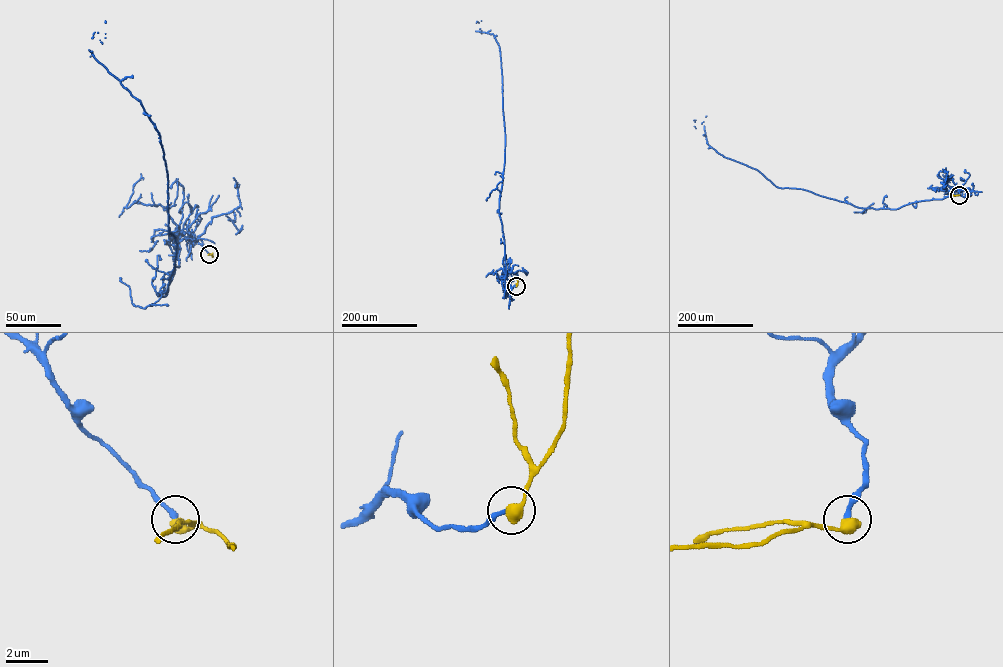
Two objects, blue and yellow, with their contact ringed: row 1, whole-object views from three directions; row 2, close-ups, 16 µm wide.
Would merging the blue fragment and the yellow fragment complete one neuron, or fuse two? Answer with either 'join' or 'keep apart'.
join

